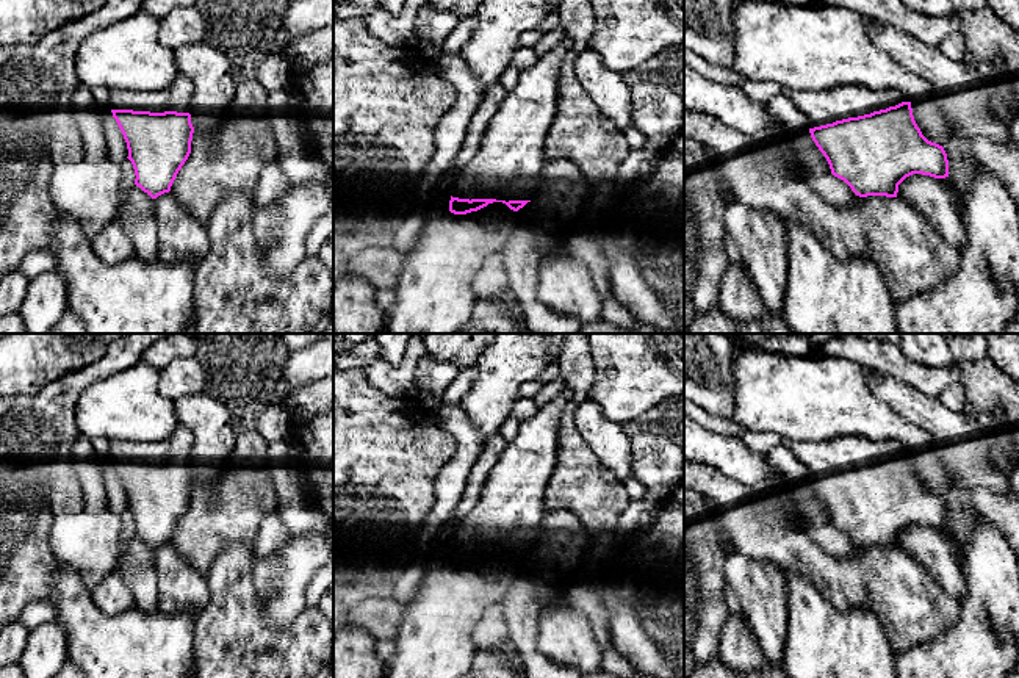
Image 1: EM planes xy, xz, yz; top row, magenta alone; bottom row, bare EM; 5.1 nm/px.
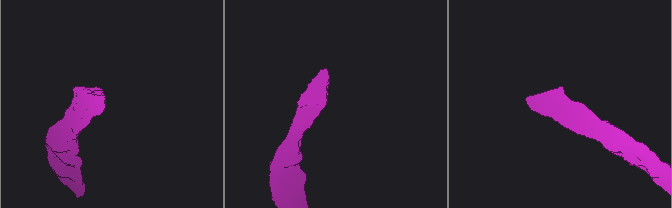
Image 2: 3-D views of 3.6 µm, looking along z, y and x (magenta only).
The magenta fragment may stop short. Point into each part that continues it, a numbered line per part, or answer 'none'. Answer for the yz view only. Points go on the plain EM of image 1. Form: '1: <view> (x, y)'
1: yz (822, 458)

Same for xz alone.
1: xz (507, 515)

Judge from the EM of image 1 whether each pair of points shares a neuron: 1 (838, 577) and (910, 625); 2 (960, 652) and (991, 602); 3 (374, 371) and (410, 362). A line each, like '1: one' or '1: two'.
1: one
2: one
3: one

